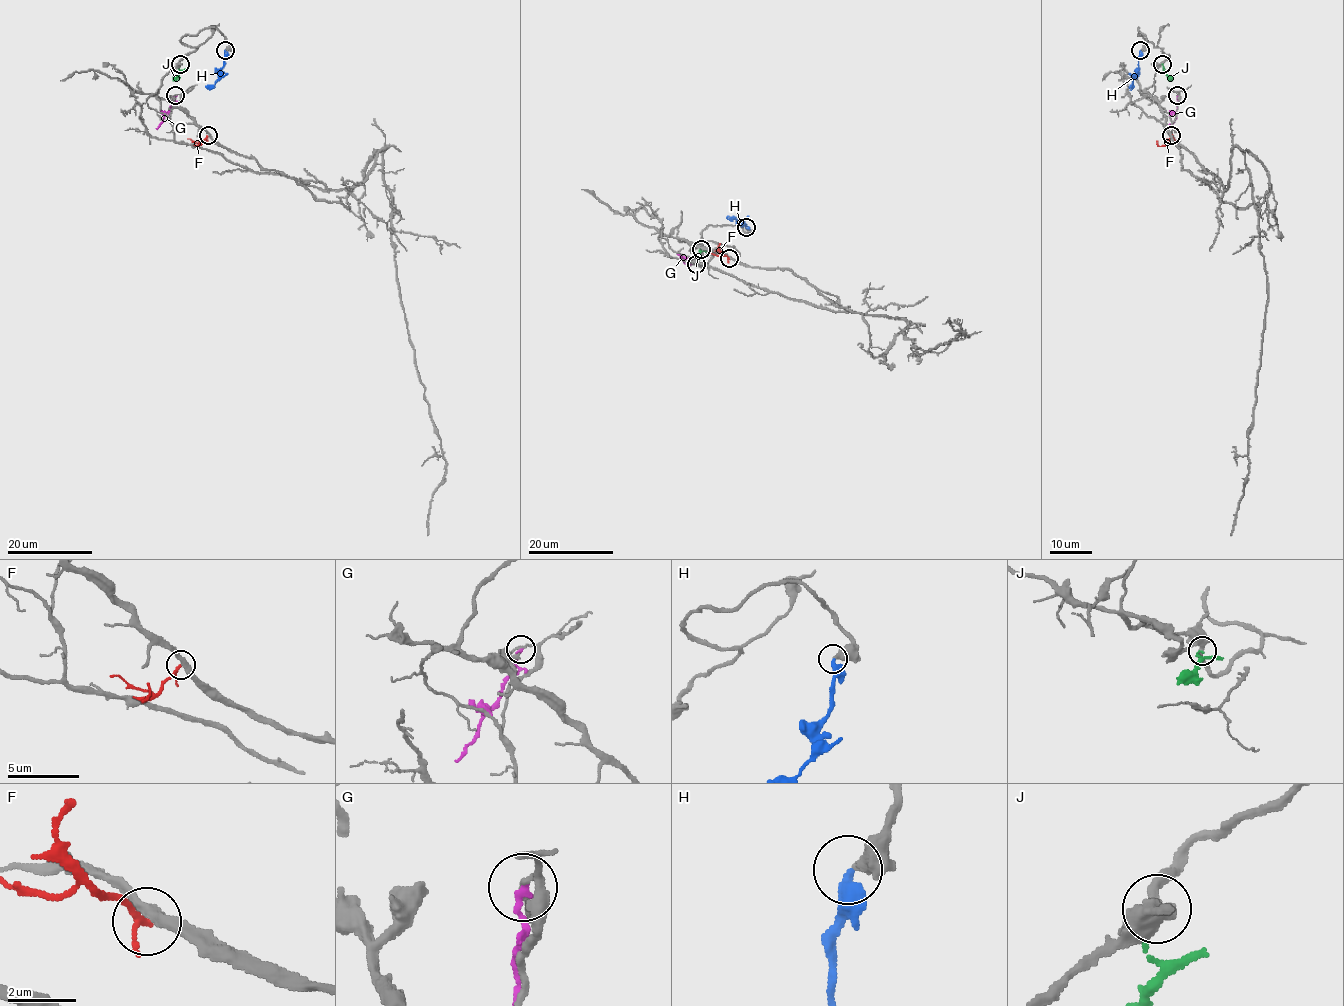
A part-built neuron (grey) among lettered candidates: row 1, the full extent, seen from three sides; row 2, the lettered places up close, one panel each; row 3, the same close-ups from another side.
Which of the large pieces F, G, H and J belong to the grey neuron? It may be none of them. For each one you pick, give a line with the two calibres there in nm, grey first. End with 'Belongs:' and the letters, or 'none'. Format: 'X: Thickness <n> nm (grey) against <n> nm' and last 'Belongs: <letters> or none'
H: Thickness 280 nm (grey) against 360 nm
Belongs: H

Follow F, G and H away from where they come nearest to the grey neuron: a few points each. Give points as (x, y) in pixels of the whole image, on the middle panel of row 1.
F: (729, 258), (721, 252), (719, 243)
G: (697, 264), (685, 263), (677, 254)
H: (745, 227), (739, 219), (726, 217)

